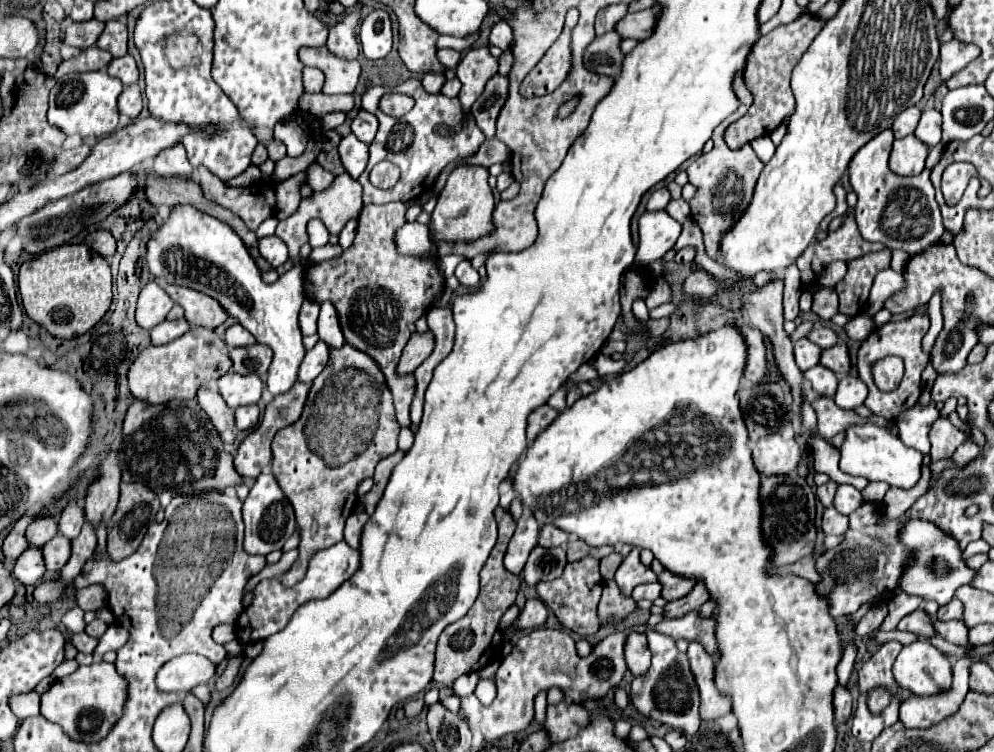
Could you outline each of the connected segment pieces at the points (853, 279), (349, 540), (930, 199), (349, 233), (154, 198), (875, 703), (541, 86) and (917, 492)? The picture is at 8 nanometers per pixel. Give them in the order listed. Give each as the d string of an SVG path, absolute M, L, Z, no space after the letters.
M890 250L866 254L862 258L856 258L854 262L848 262L848 274L836 284L836 292L840 298L838 312L848 318L860 314L866 308L874 276L888 266Z
M354 512L348 520L346 520L346 528L344 528L344 540L350 548L358 548L360 546L360 532L362 532L362 526L366 524L368 520L368 514L364 512Z
M884 130L874 136L862 150L852 158L848 166L850 186L858 196L854 214L856 224L864 240L882 242L890 250L904 250L910 256L924 252L928 246L940 240L944 226L940 208L934 198L934 186L930 182L930 170L918 176L898 176L888 168L888 154L892 148L892 130Z
M350 218L350 220L346 222L346 226L342 228L342 232L340 232L340 236L338 236L338 244L340 244L342 250L348 250L348 248L352 246L352 240L354 240L354 236L356 236L356 226L358 226L358 220L356 220L356 218Z
M148 176L146 178L146 186L144 186L144 192L146 192L146 200L152 204L152 206L162 206L162 204L166 204L168 208L174 208L174 206L180 206L180 204L192 204L192 206L196 206L198 210L202 210L202 212L206 212L206 214L210 214L210 216L214 216L214 218L218 218L222 222L225 222L242 238L242 242L246 244L246 248L248 248L248 252L250 252L250 256L256 260L256 264L258 264L258 268L262 270L262 272L268 272L268 270L272 270L272 266L260 256L260 252L258 252L258 238L256 238L256 234L252 232L252 230L246 230L246 226L242 226L242 220L238 218L238 216L234 216L234 214L222 206L218 206L218 204L214 204L214 202L210 202L210 200L206 200L204 198L204 194L202 194L202 188L200 188L200 184L196 182L196 178L194 176L190 176L190 178L160 178L160 176Z
M874 690L874 694L870 694L868 702L870 702L870 710L878 712L884 710L886 706L886 698L890 698L890 694L886 694L886 690Z
M570 9L566 15L562 36L536 64L536 68L526 76L526 80L522 82L522 94L530 96L548 94L550 90L556 90L560 82L566 78L566 72L570 72L571 33L577 19L577 9Z
M922 468L920 480L916 482L914 488L904 490L890 486L890 490L884 496L884 520L898 518L900 514L904 514L916 502L916 498L920 498L928 490L928 482L930 482L930 470Z

